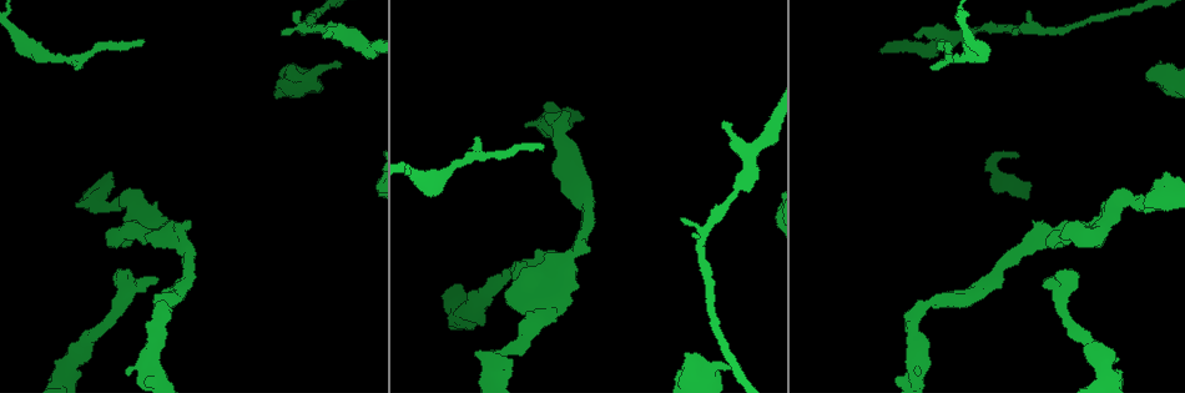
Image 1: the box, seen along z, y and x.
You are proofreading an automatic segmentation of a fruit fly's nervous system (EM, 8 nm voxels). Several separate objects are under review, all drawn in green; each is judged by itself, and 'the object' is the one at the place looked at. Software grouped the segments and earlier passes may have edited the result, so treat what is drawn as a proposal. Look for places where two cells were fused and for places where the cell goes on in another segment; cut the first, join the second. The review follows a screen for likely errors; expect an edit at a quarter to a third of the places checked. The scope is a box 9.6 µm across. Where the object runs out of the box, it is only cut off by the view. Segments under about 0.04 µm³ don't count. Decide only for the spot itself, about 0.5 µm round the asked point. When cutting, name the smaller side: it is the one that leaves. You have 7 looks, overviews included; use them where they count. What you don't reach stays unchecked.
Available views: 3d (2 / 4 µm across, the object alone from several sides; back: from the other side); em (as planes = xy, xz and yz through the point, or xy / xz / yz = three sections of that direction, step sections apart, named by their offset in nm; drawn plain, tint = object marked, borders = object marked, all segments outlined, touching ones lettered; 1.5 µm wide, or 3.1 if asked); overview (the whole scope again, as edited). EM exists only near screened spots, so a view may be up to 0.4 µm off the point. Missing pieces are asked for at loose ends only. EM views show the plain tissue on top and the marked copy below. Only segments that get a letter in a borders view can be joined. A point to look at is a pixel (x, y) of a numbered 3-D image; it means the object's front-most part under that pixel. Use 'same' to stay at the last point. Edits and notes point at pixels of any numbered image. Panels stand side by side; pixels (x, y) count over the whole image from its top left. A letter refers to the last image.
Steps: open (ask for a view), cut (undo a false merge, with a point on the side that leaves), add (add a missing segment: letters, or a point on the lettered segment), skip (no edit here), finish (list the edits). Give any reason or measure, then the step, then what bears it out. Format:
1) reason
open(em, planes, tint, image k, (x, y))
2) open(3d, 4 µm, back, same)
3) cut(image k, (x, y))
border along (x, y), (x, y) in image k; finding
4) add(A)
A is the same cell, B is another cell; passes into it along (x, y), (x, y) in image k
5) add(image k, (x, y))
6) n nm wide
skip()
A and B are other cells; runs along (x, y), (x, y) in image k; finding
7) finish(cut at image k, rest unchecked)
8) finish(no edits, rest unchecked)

branch stops here
open(em, planes, borders, image 1, (543, 147))

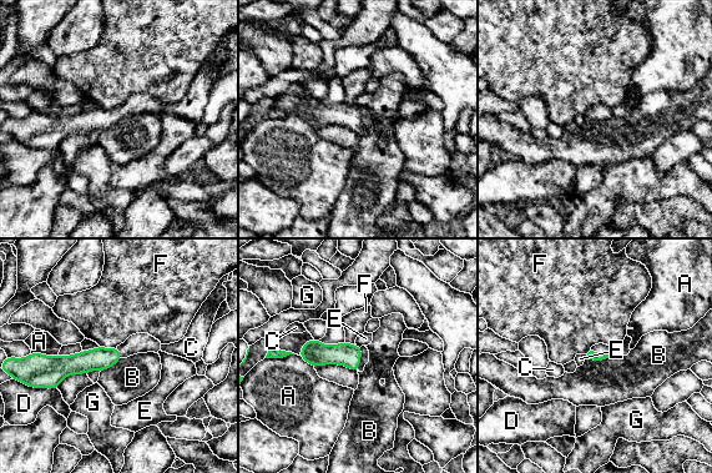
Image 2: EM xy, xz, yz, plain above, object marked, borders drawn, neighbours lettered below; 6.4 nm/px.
B touches over 180 nm
skip()
A, B, C, D, E, F and G are other cells; runs along (117, 356), (72, 365), (44, 365) in image 2; no lettered segment goes on from it

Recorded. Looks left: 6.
free end
open(em, planes, borders, image 1, (157, 280))

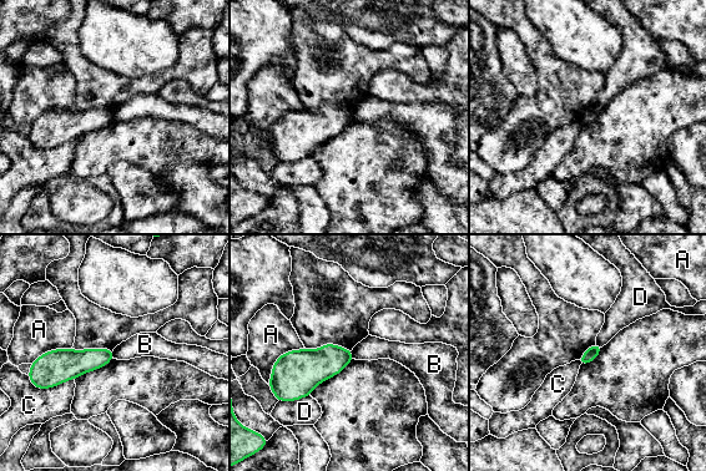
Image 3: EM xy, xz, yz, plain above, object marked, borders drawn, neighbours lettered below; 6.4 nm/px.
skip()
A, B, C and D are other cells; border along (112, 350), (114, 358) in image 3; no lettered segment goes on from it

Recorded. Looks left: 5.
an open end
open(3d, 2 µm, image 1, (508, 371))

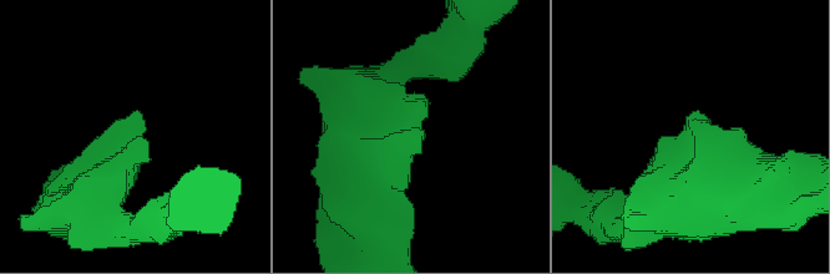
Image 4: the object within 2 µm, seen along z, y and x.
open(em, xz, step 8, borders, image 4, (136, 111))

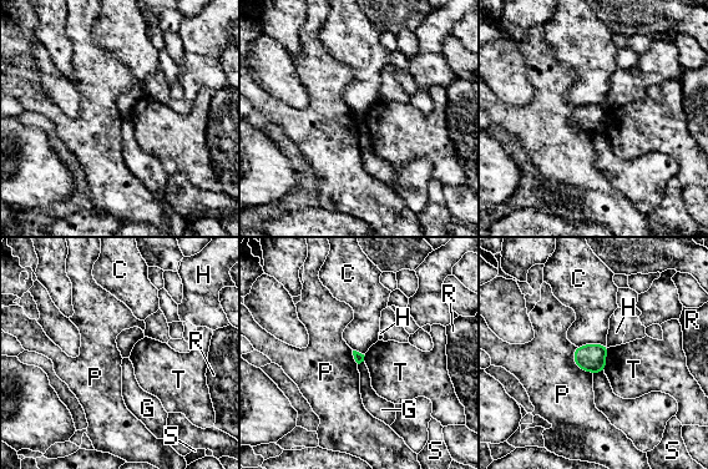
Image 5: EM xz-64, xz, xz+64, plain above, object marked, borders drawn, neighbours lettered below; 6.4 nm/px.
skip()
C, G, H, P, R, S and T are other cells; border along (606, 344), (580, 344), (577, 347) in image 5; no lettered segment goes on from it

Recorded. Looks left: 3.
finish(no edits, rest unchecked)

